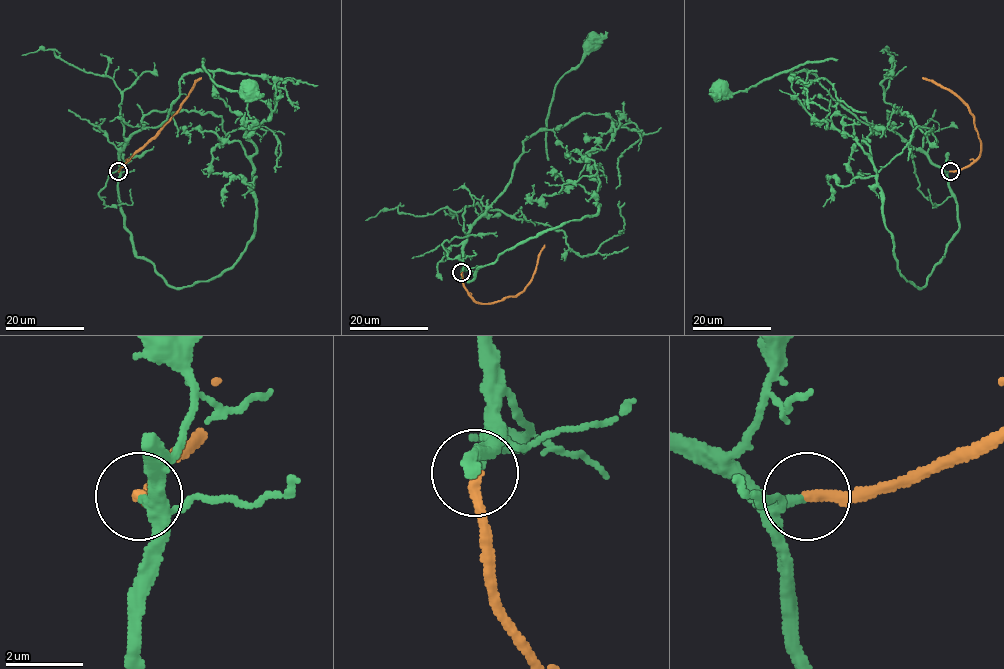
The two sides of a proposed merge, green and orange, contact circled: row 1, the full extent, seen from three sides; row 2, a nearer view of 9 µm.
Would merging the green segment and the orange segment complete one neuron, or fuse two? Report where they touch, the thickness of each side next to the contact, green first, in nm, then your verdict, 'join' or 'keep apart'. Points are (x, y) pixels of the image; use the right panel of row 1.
place (950, 171); calibres 260 and 280 nm; join

